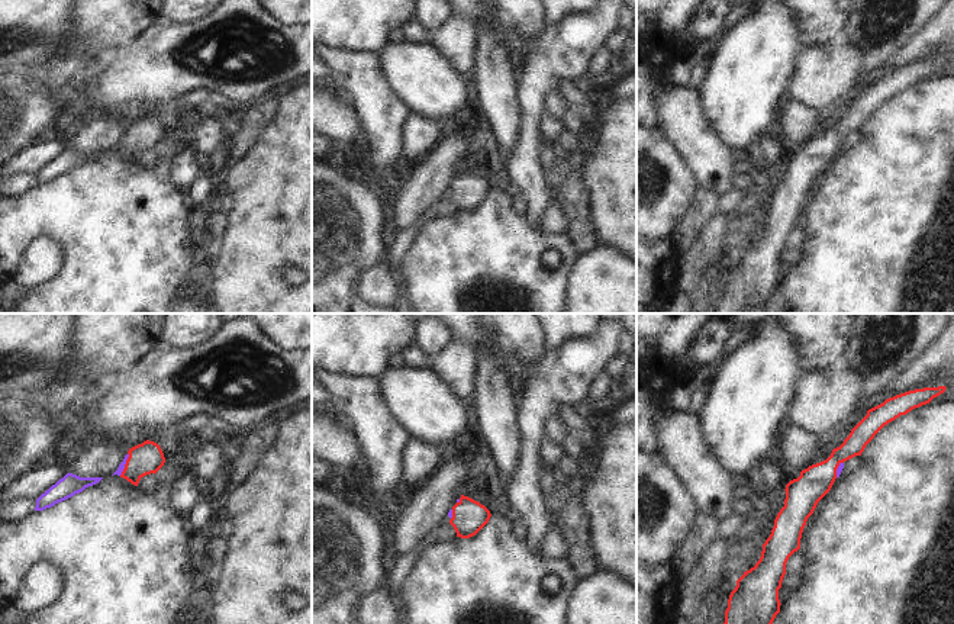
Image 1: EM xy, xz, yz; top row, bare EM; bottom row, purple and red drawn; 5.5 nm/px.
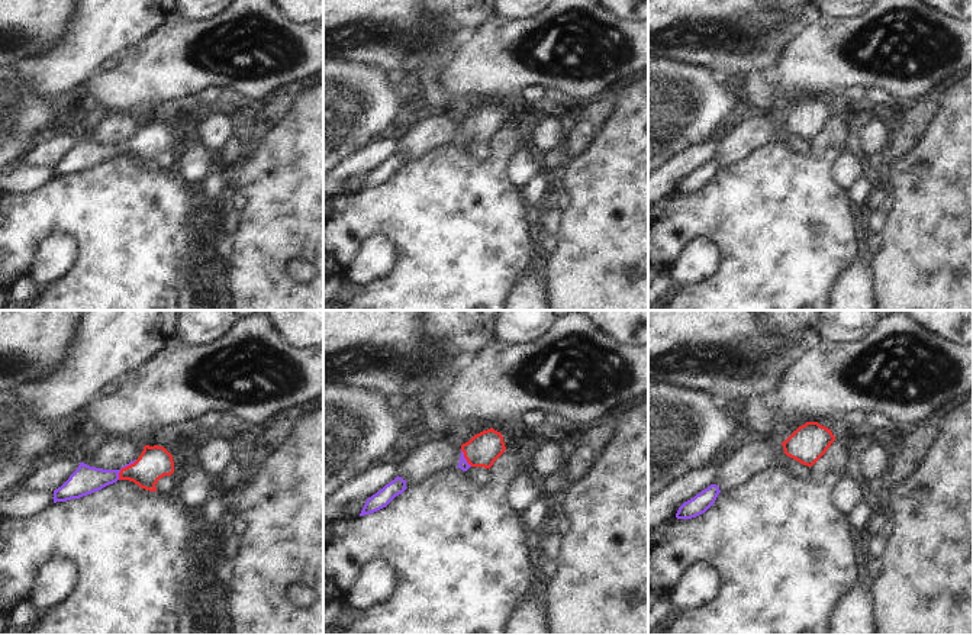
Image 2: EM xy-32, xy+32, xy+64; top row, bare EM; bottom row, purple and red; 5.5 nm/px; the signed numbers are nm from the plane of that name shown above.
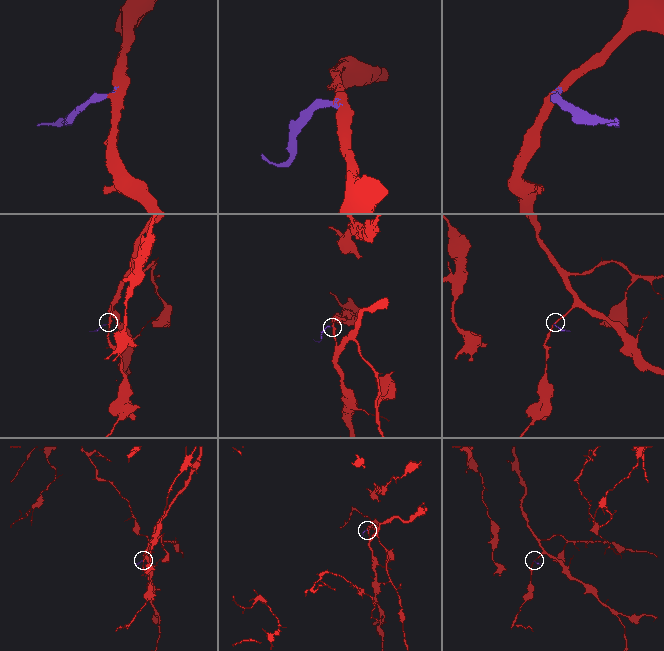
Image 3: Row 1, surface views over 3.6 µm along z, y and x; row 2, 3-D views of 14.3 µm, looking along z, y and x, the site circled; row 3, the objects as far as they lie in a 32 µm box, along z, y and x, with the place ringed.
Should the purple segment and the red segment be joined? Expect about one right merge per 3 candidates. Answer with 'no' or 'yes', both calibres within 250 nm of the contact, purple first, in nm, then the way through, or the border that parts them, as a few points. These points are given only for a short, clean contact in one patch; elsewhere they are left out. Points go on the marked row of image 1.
yes | 40/180 nm | across xy (121, 468), (125, 463), (137, 463), (144, 459)

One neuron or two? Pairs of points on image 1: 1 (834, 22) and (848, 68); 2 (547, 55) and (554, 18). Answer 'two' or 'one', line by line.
1: two
2: two

